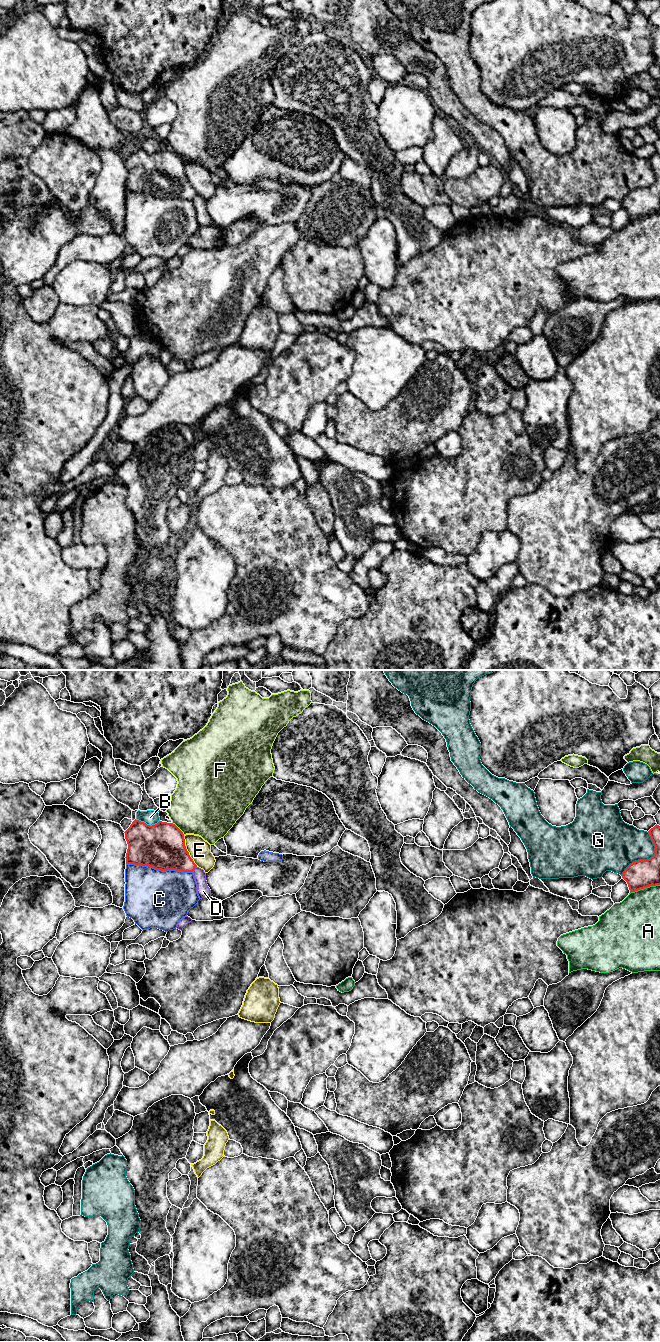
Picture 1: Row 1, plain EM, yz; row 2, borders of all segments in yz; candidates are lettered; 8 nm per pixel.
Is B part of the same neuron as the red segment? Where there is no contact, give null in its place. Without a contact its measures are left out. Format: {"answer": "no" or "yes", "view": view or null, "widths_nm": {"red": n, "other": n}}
{"answer": "no", "view": "yz", "widths_nm": {"red": 360, "other": 120}}

